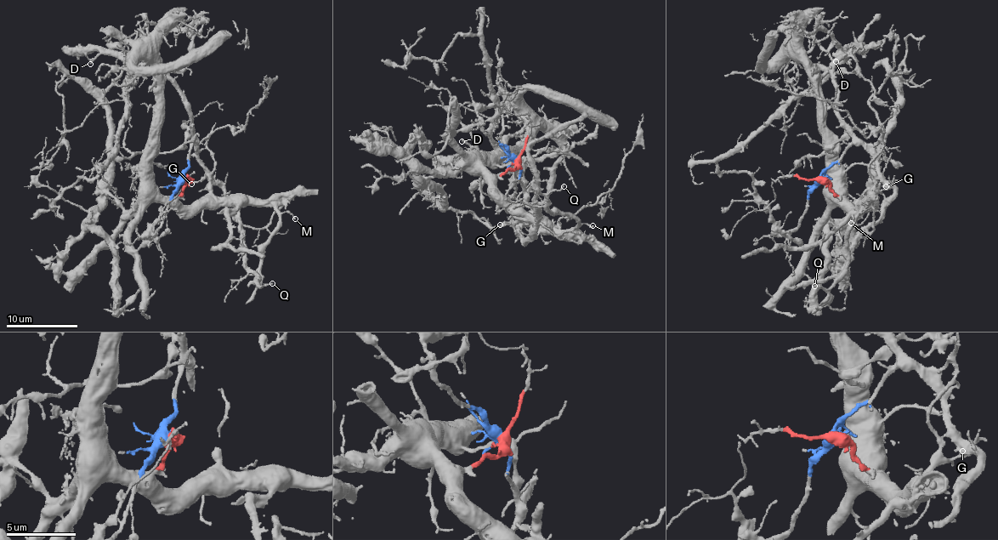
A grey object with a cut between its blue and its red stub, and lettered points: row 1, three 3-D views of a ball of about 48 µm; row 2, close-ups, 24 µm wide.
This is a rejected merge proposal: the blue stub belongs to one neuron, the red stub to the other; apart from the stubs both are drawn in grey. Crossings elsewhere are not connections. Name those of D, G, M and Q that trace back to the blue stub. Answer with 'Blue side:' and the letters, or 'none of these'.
Blue side: D, G

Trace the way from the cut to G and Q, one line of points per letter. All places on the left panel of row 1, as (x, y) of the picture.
G: (184, 179), (191, 143), (195, 142), (205, 175), (191, 184)
Q: (184, 179), (179, 200), (188, 207), (271, 205), (277, 226), (258, 276), (260, 286), (273, 282)

